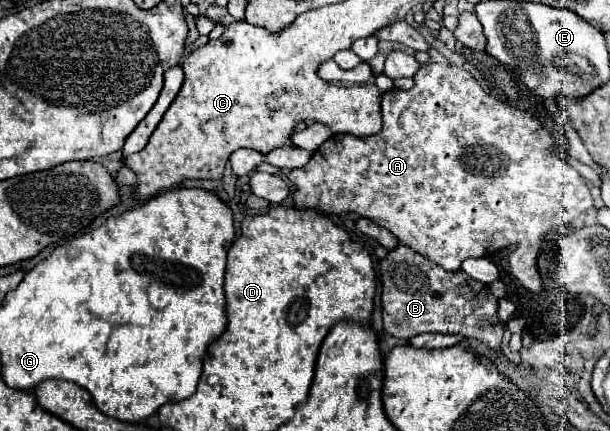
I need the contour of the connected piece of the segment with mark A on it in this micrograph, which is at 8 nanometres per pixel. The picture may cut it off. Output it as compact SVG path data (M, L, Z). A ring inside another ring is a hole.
M433 62L423 64L421 70L415 74L415 86L411 90L389 90L389 92L383 94L381 104L383 104L383 128L377 134L367 136L367 138L351 136L351 134L333 134L327 142L323 142L323 146L319 146L313 152L307 166L295 168L295 170L289 172L287 178L295 186L295 192L293 192L295 206L297 208L323 210L325 214L355 212L355 214L359 214L363 218L369 218L375 224L387 228L393 236L397 236L399 242L403 242L403 244L411 246L413 250L425 254L427 258L431 258L433 262L443 266L445 270L459 270L461 262L467 260L467 258L487 256L495 250L513 246L513 252L511 252L511 258L509 258L509 266L513 276L529 292L539 292L541 290L541 276L539 276L539 270L537 270L537 254L539 254L541 238L549 230L553 230L555 226L569 224L571 220L579 218L583 212L587 212L593 206L589 186L579 176L579 172L575 168L571 168L567 162L563 162L555 152L551 152L555 142L549 136L549 132L541 126L541 122L533 114L529 114L525 110L519 110L519 108L515 108L507 102L501 102L501 100L485 94L467 70L463 70L459 66L451 66L451 64L433 64Z

